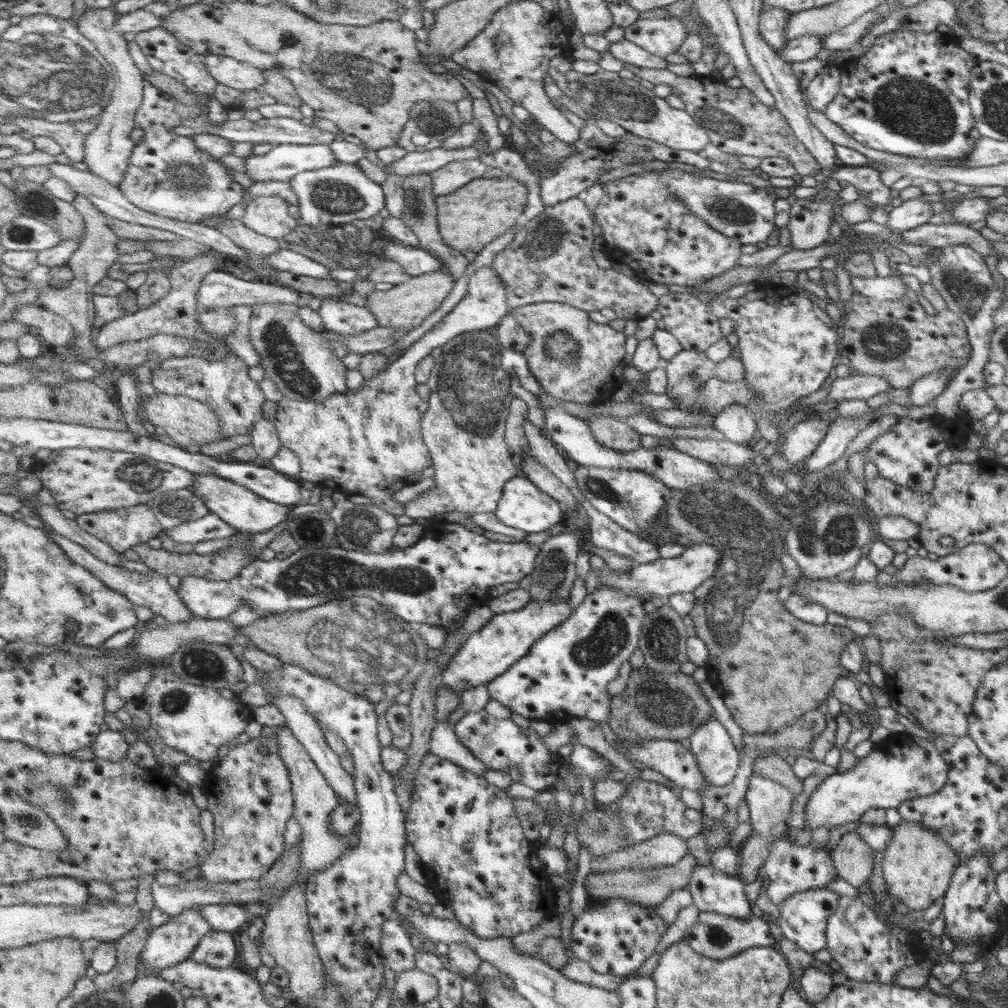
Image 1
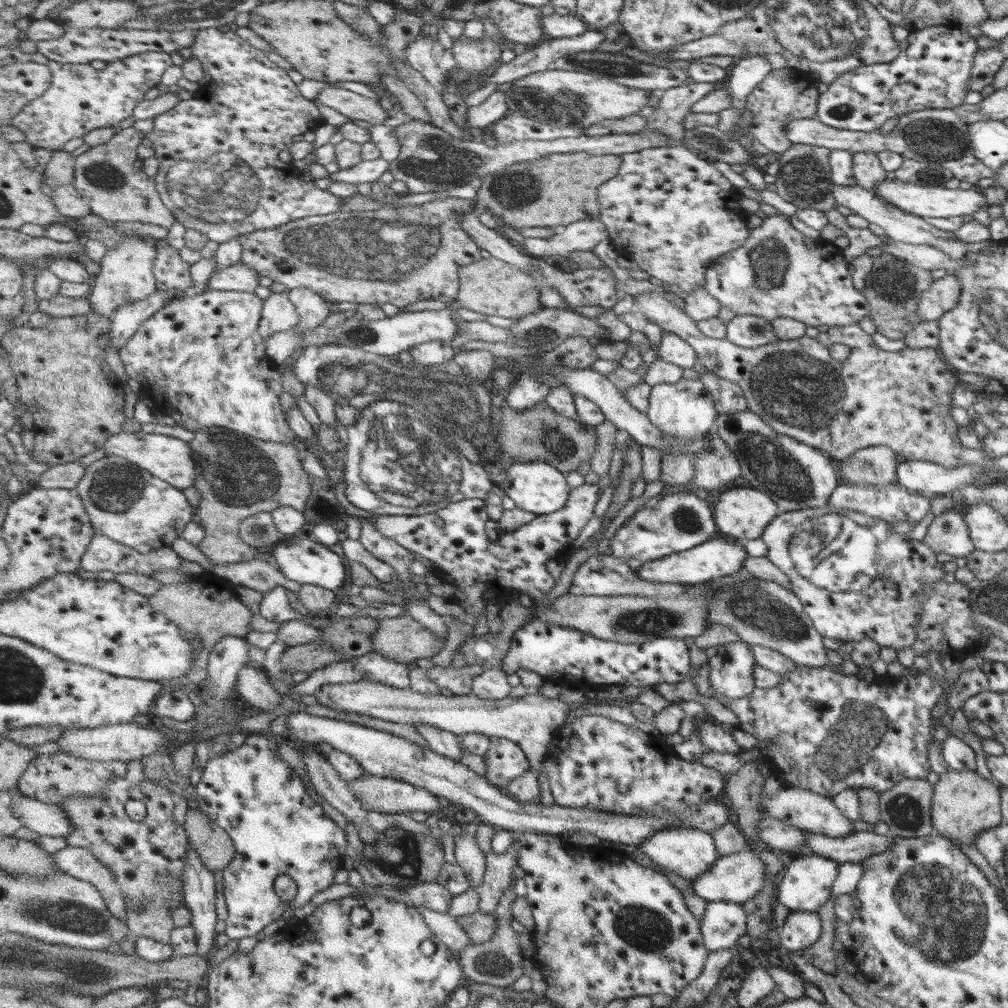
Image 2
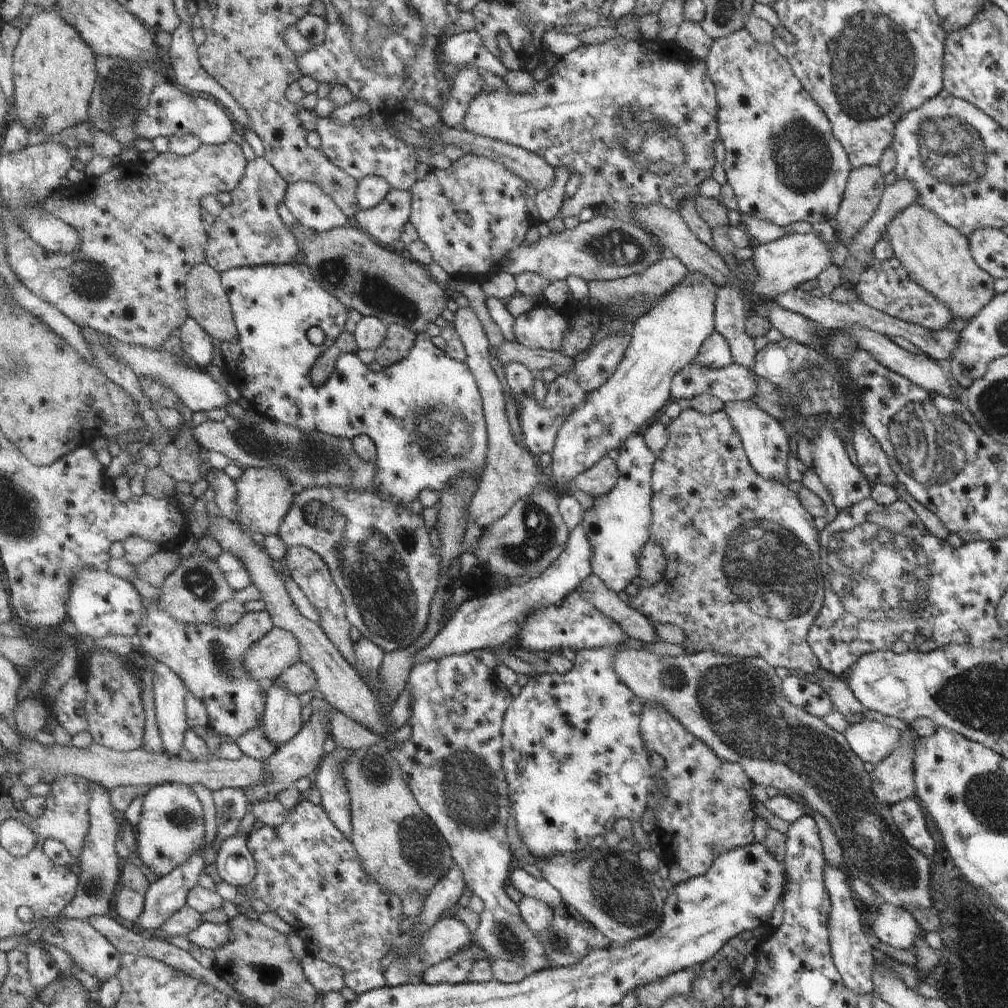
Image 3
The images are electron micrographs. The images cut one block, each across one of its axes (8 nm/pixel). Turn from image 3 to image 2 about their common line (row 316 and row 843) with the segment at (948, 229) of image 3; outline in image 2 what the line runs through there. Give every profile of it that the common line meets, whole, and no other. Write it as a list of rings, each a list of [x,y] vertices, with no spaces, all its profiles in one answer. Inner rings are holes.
[[[949,770],[932,785],[930,821],[936,834],[953,844],[974,845],[978,832],[1001,823],[999,792],[996,786],[972,770]]]

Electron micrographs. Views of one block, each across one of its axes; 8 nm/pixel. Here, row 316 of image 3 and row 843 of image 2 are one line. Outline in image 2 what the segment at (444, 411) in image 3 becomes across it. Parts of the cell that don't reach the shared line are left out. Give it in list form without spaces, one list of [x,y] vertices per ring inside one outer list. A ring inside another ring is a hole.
[[[250,734],[243,746],[226,751],[217,758],[210,757],[195,786],[199,810],[205,811],[213,822],[229,833],[236,848],[231,864],[222,872],[222,894],[228,910],[224,934],[231,940],[253,937],[263,932],[263,928],[279,920],[285,910],[301,908],[319,892],[333,886],[335,874],[344,868],[344,856],[350,852],[347,834],[325,814],[323,806],[311,800],[299,774],[293,773],[291,766],[279,756],[281,741],[268,734]],[[281,874],[286,874],[296,883],[297,894],[292,901],[285,902],[275,894],[275,880]]]

